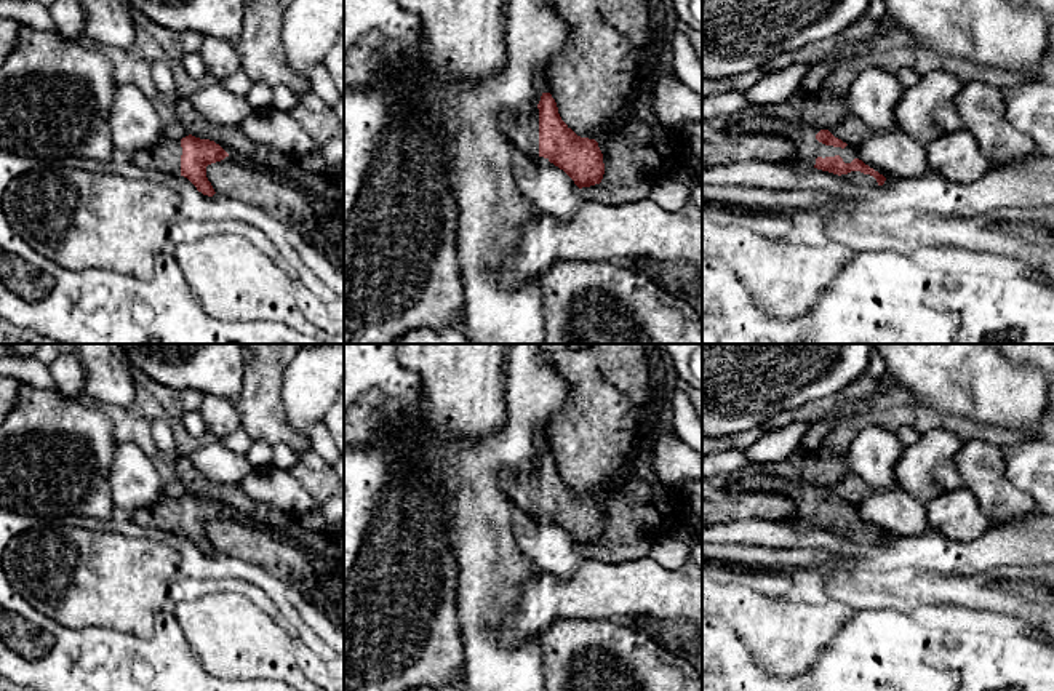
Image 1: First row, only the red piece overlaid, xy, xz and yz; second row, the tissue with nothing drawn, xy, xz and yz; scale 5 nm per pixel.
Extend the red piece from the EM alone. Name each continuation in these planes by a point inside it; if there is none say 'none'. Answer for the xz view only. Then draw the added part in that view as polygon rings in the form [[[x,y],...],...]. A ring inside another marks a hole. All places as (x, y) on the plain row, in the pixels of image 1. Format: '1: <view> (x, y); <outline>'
1: xz (523, 488); [[[536,462],[525,465],[517,475],[501,475],[499,486],[505,491],[515,509],[528,515],[539,515],[539,467]]]

